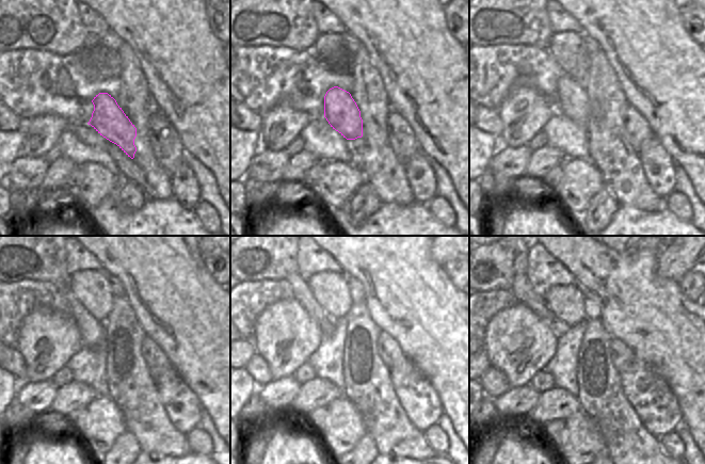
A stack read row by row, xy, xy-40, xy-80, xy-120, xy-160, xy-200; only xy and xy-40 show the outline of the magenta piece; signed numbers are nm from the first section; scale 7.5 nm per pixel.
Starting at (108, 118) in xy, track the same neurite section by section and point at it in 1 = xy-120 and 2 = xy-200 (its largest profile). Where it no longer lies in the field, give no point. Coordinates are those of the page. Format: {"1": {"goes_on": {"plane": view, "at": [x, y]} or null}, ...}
{"1": {"goes_on": {"plane": "xy-120", "at": [93, 333]}}, "2": {"goes_on": {"plane": "xy-200", "at": [522, 288]}}}

